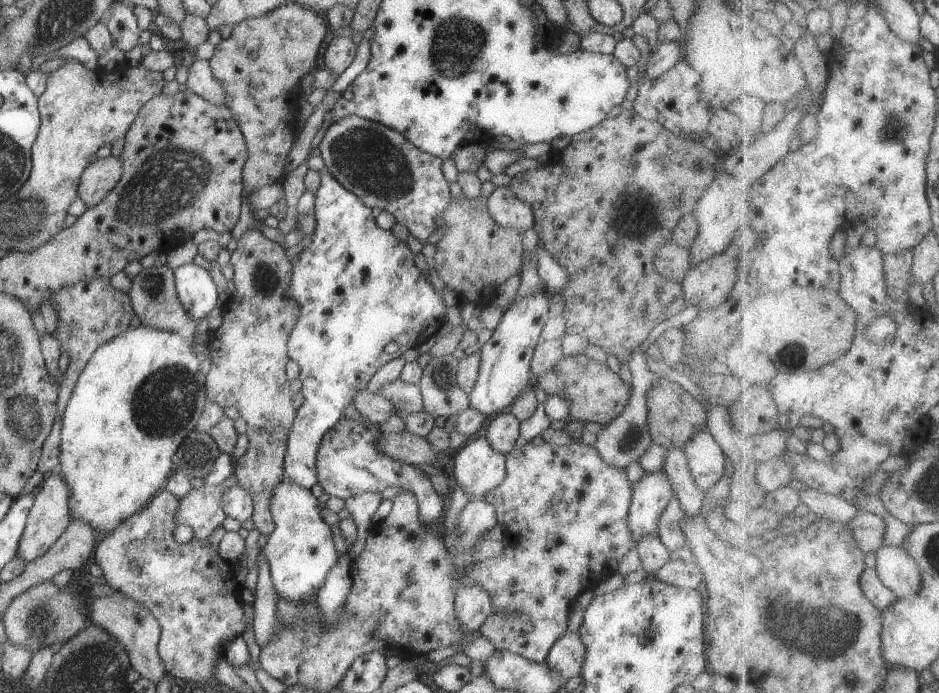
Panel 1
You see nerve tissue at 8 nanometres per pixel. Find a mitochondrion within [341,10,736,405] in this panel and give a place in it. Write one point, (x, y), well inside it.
(458, 43)

